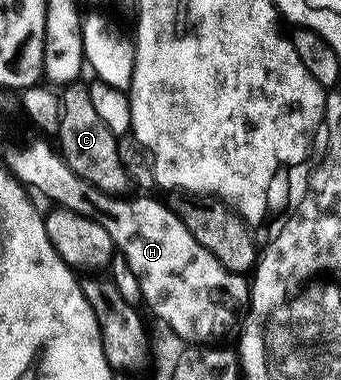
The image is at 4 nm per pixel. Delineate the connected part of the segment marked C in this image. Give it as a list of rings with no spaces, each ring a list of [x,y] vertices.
[[[69,83],[60,90],[61,118],[59,119],[59,131],[56,140],[61,140],[59,152],[65,158],[66,163],[87,183],[99,187],[105,193],[121,195],[125,188],[131,185],[129,171],[126,162],[121,155],[121,149],[117,146],[119,137],[111,131],[107,123],[99,117],[91,103],[89,85],[83,83]]]

